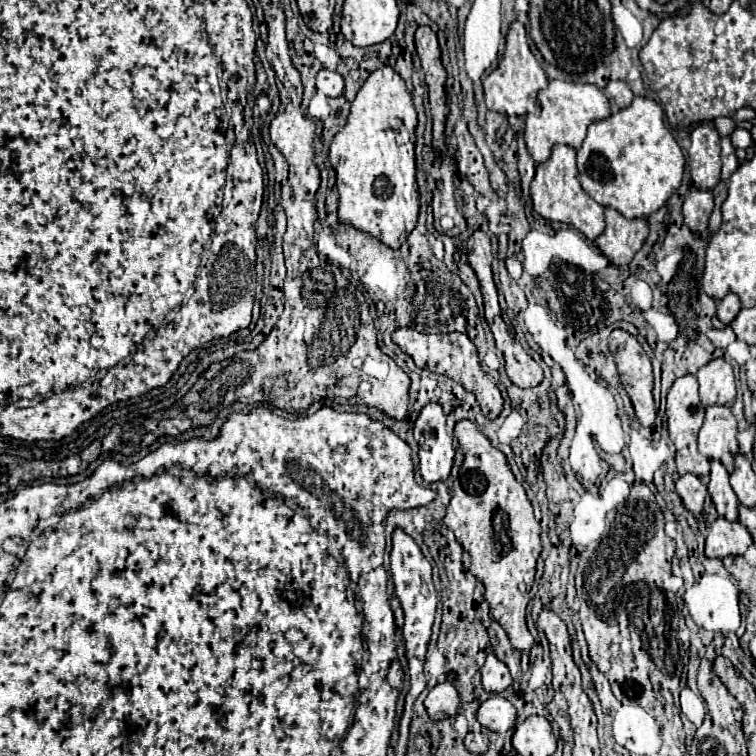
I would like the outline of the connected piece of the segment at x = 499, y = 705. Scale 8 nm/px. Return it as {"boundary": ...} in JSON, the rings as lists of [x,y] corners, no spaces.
{"boundary":[[[492,695],[490,699],[486,699],[480,709],[478,709],[478,721],[482,727],[496,731],[496,733],[506,733],[510,729],[514,729],[516,725],[516,707],[500,697],[500,695]]]}

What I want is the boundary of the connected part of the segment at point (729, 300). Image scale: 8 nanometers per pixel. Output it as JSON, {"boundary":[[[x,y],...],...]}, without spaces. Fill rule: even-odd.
{"boundary":[[[726,295],[726,299],[722,299],[722,303],[718,303],[718,319],[724,323],[724,325],[730,325],[736,315],[740,313],[742,305],[738,303],[738,297],[736,295]]]}

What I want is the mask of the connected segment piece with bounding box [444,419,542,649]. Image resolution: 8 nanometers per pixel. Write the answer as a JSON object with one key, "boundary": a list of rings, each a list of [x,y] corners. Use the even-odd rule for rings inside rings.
{"boundary":[[[468,419],[456,423],[454,435],[464,451],[464,463],[460,469],[460,485],[458,489],[452,489],[444,523],[454,531],[456,541],[470,553],[470,571],[484,583],[484,597],[490,603],[494,619],[508,633],[510,643],[516,649],[530,649],[534,637],[526,627],[526,605],[528,591],[534,583],[536,559],[542,551],[540,523],[534,519],[532,503],[528,501],[524,487],[514,479],[504,453]]]}

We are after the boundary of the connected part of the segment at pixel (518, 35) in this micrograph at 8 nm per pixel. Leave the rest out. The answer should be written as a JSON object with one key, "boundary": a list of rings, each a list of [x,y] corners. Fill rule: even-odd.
{"boundary":[[[514,21],[508,29],[506,35],[506,49],[504,57],[498,63],[498,69],[494,69],[486,79],[484,79],[484,97],[486,105],[490,111],[498,111],[502,115],[526,115],[526,113],[538,113],[538,99],[536,93],[546,87],[548,77],[536,59],[526,29],[520,21]]]}

